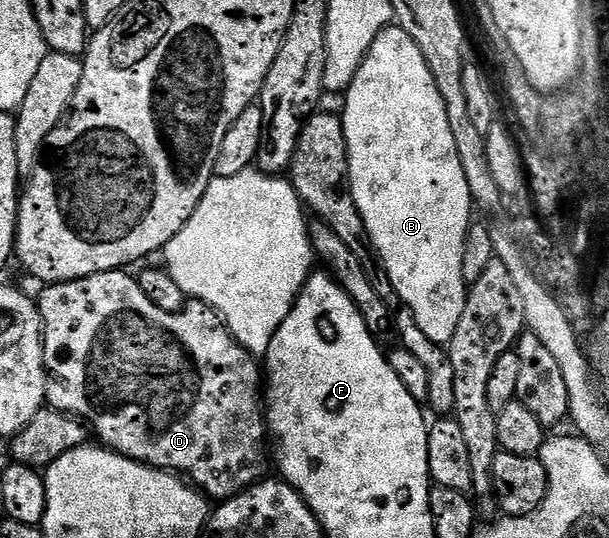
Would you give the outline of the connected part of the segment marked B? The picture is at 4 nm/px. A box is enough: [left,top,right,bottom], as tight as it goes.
[340,24,472,347]

